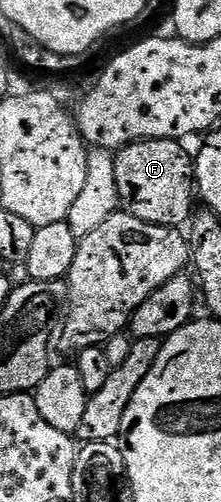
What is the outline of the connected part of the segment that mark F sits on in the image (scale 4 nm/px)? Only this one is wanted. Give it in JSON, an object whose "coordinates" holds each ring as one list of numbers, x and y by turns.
{"coordinates":[[144,140,124,146,114,154,116,188,121,209,157,226,182,228,191,221,196,207,196,183,192,154,185,150,181,141]]}

